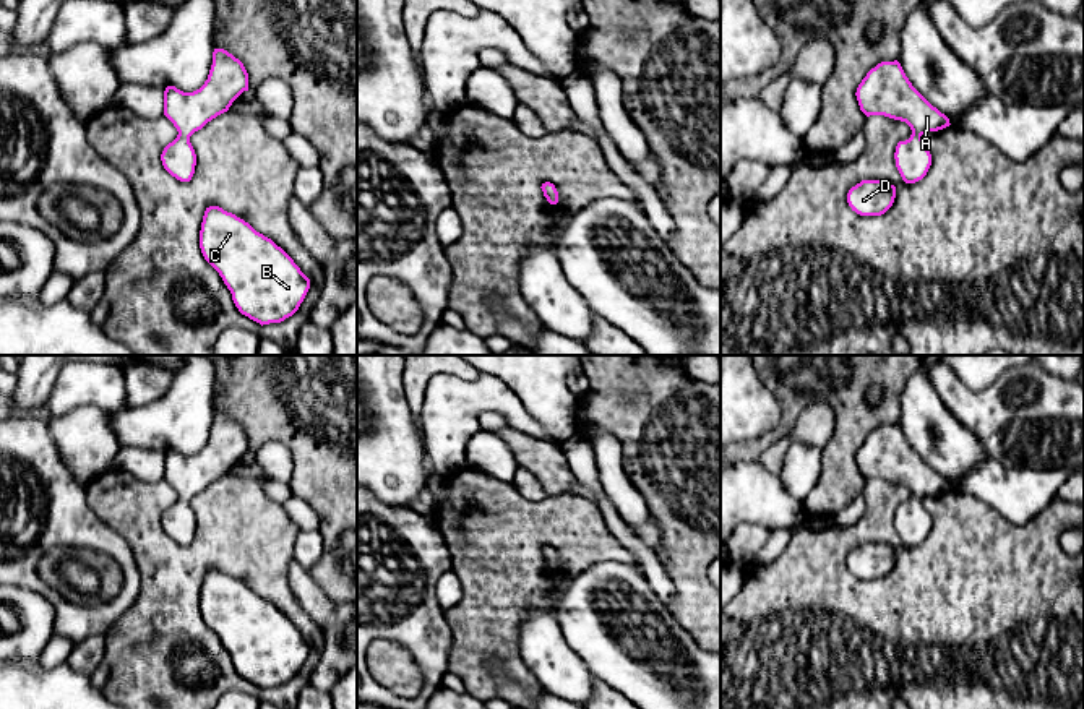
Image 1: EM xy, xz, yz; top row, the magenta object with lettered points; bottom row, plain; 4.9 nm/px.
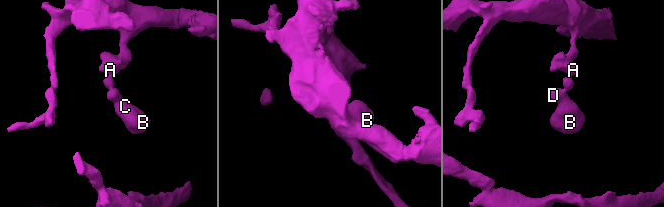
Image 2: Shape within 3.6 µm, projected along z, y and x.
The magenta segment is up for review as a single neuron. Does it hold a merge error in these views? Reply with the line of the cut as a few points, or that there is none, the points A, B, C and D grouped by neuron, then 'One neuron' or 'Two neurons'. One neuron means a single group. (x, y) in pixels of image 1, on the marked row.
No split. Groups: A B C D. One neuron

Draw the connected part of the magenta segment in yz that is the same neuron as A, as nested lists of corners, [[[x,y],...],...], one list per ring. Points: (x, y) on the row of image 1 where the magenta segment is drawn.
[[[897,60],[871,68],[855,96],[867,117],[884,115],[910,127],[910,138],[896,146],[896,167],[905,183],[922,180],[931,165],[931,154],[922,136],[949,127],[949,118],[912,86]]]

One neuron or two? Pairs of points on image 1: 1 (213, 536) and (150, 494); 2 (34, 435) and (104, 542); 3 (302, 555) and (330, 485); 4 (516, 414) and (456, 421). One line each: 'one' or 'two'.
1: one
2: one
3: two
4: one

